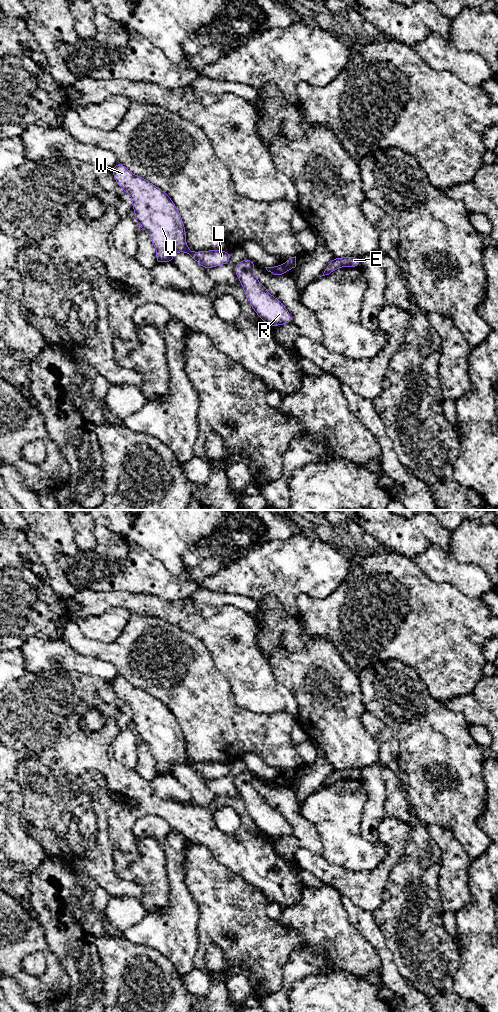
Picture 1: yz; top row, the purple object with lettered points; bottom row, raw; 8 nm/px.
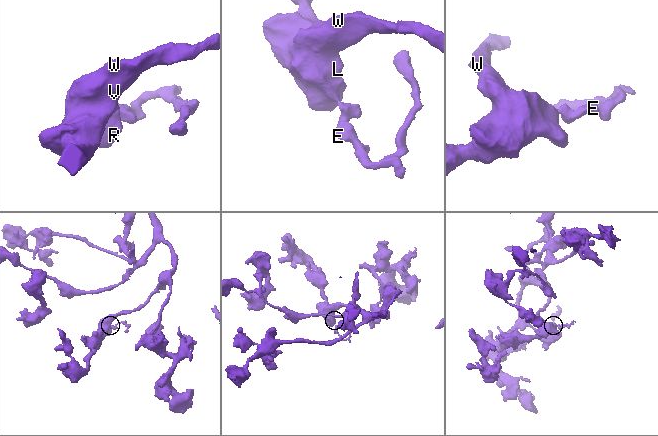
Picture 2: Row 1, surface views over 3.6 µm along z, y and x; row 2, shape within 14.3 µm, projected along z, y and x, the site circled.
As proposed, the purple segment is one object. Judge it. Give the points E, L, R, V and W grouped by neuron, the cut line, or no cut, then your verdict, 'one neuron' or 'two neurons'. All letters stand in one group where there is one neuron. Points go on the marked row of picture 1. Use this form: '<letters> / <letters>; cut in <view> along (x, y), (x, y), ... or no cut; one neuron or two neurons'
E / L R V W; cut in yz along (283, 265), (287, 270); two neurons

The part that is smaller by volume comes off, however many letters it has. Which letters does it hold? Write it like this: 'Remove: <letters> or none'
Remove: E

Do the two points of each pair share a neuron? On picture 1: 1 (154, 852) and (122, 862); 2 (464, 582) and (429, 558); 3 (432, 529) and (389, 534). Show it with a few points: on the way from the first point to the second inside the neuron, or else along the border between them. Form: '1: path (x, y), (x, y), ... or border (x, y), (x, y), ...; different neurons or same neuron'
1: path (146, 860), (130, 859); same neuron
2: path (455, 573), (438, 565); same neuron
3: path (421, 530), (417, 532), (400, 532); same neuron

